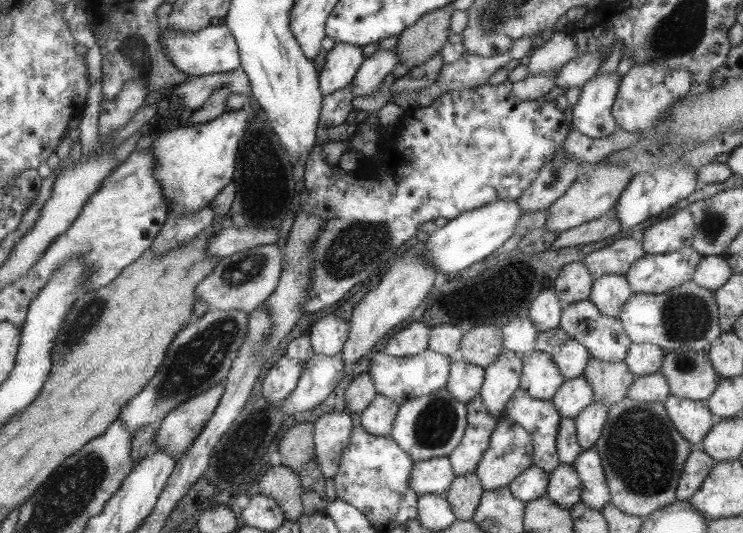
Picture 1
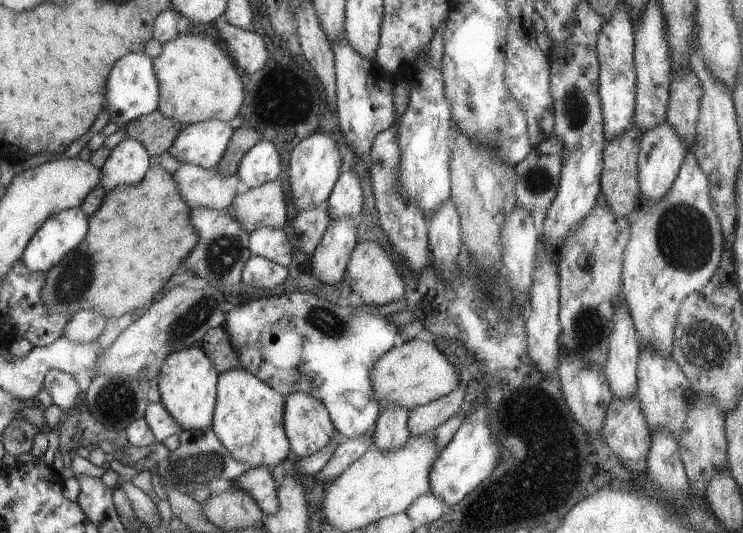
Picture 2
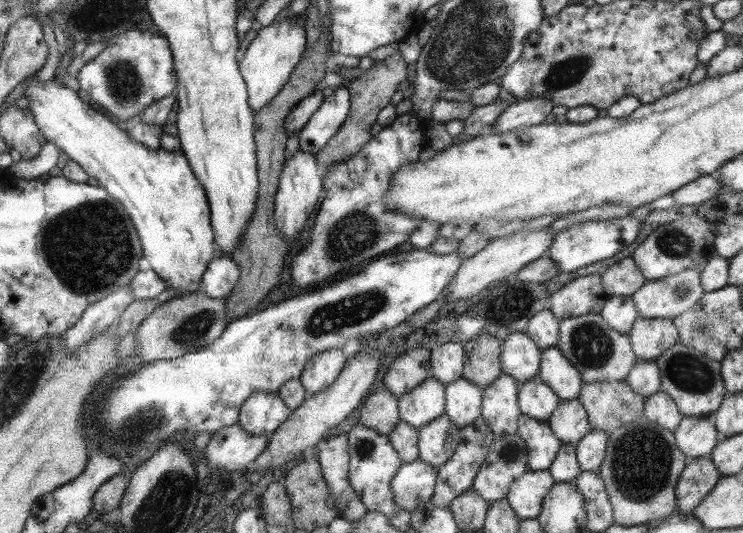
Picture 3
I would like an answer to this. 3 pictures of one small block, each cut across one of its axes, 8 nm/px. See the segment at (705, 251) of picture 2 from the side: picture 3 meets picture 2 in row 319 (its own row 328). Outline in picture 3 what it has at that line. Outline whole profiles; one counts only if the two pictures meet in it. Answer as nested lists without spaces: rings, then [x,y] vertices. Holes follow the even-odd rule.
[[[637,318],[627,334],[637,360],[655,362],[667,348],[679,342],[679,332],[671,318]]]

